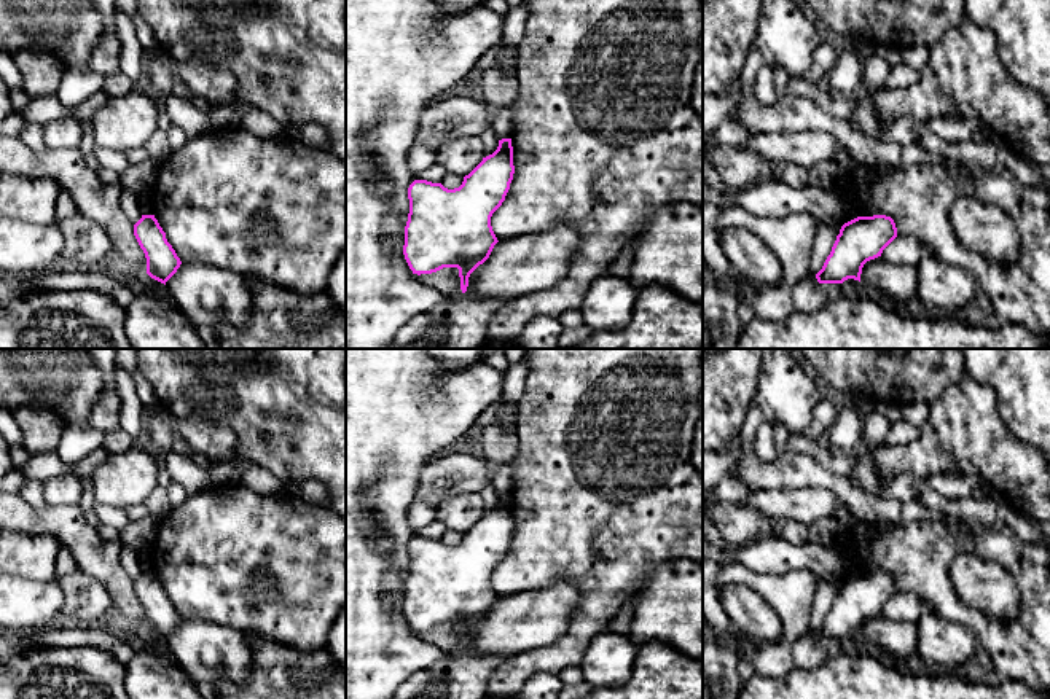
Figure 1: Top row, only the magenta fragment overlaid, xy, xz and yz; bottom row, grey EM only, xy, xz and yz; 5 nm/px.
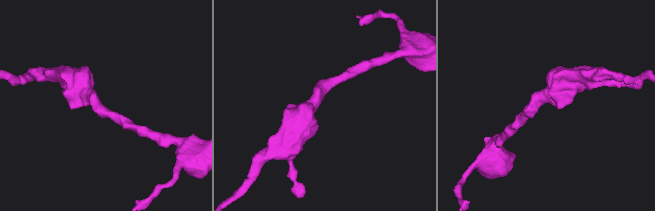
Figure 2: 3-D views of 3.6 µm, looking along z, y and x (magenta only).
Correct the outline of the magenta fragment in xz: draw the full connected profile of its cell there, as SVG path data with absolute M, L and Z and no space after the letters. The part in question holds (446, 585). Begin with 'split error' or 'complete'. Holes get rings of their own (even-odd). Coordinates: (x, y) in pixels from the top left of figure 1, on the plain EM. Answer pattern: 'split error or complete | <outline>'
complete | M511 495L499 497L497 506L464 533L459 545L414 537L408 545L409 570L405 583L403 611L413 631L432 631L443 624L457 624L460 646L467 648L470 631L483 621L499 599L491 573L502 562L513 537Z

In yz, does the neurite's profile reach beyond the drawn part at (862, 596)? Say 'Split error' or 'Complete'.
Complete

